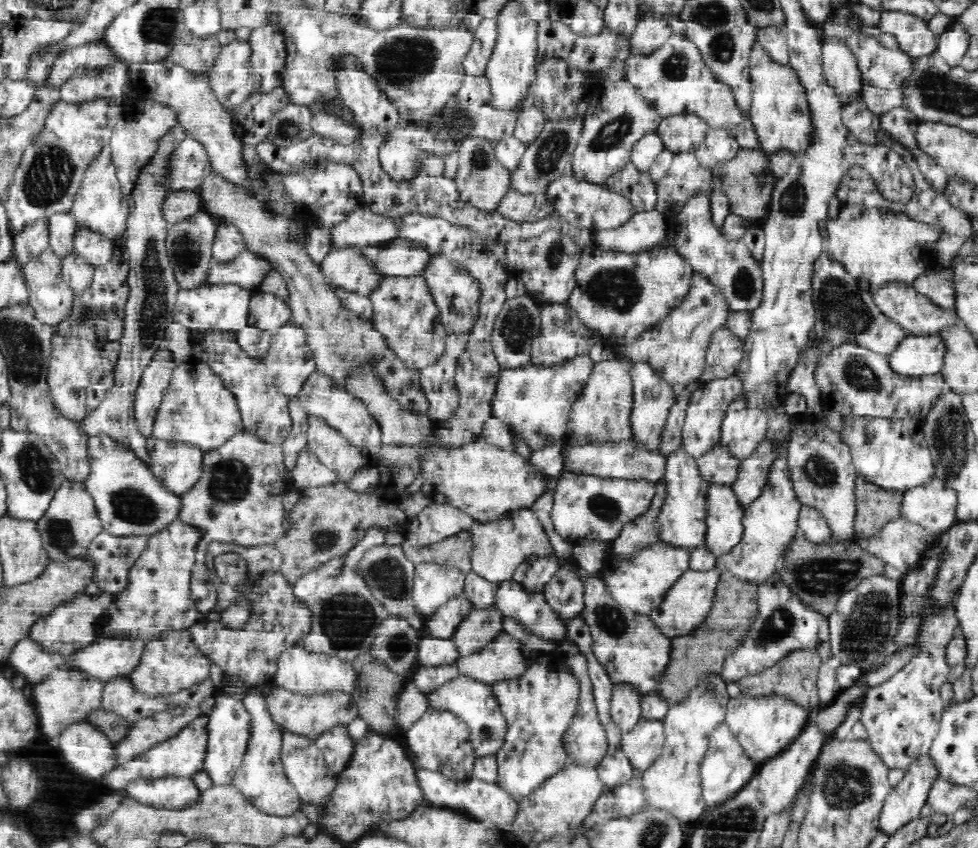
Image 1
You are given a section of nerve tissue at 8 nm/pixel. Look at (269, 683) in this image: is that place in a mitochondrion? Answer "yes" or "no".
no

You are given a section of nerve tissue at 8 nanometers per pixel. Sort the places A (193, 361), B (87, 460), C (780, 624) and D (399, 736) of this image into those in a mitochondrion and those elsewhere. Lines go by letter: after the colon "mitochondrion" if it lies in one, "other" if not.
A: other
B: other
C: mitochondrion
D: other

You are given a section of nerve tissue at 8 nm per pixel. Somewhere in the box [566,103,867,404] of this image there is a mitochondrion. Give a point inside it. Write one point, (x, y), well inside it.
(617, 288)

